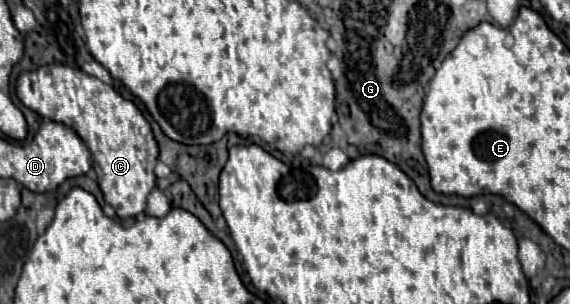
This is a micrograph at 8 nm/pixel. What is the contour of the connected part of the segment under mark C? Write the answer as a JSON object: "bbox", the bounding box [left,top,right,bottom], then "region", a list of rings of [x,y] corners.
{"bbox":[16,63,158,219],"region":[[[60,63],[54,65],[44,65],[36,71],[26,71],[20,75],[18,85],[16,85],[16,95],[18,99],[32,111],[36,111],[40,117],[62,123],[78,133],[78,137],[88,145],[92,153],[92,167],[98,175],[98,185],[104,193],[104,199],[108,205],[114,207],[116,215],[122,219],[138,217],[146,209],[146,197],[148,193],[156,187],[156,177],[154,177],[154,165],[158,159],[158,145],[154,141],[152,129],[148,121],[142,117],[140,109],[124,99],[112,85],[90,77],[82,73],[80,69],[72,69]]]}

